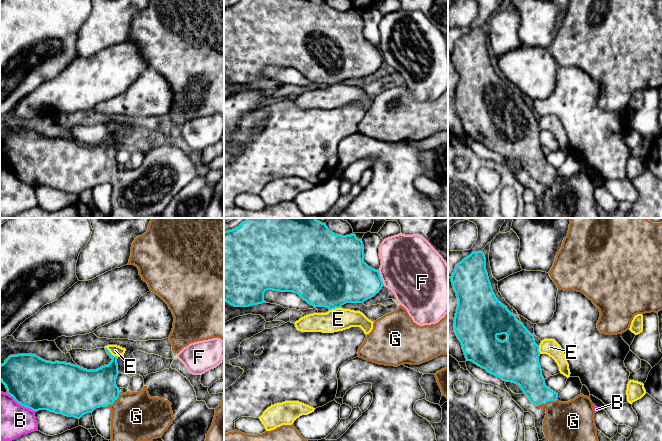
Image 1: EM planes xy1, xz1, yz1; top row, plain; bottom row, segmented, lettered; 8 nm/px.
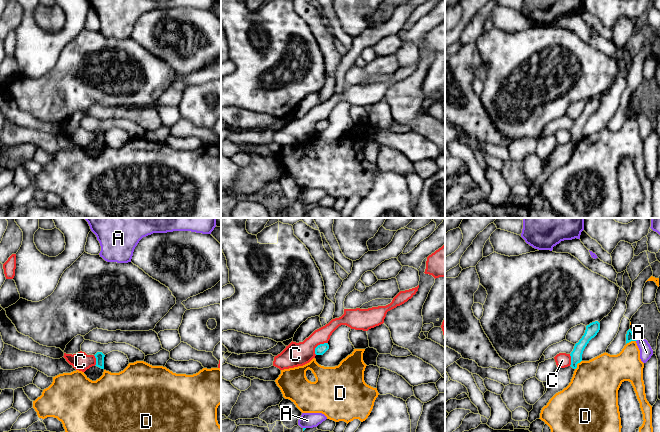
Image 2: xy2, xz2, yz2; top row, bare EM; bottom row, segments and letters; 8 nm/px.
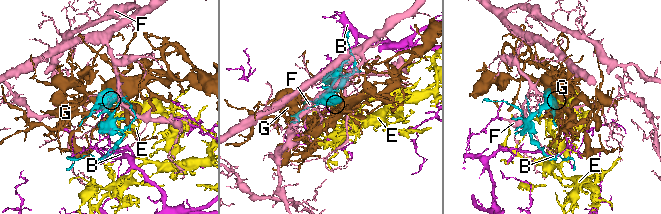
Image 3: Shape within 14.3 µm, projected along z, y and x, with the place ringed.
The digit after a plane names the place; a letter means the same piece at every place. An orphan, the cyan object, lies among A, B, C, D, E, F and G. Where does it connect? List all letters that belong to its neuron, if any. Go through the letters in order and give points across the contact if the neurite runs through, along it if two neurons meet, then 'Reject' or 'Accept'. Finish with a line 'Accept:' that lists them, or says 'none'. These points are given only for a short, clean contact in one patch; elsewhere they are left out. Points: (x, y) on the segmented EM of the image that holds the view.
A: Boundary: yz2 (638, 338), (636, 341). Reject
B: Reject
C: Boundary: xz2 (327, 342), (320, 343), (315, 348), (314, 353). Reject
D: Reject
E: Boundary: xy1 (105, 347), (117, 357). Reject
F: Reject
G: Path across: yz1 (529, 377), (534, 388), (546, 402), (564, 421). Accept
Accept: G

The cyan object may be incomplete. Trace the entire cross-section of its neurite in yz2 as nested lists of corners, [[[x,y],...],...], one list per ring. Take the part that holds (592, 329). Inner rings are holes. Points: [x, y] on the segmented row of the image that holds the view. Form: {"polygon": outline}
{"polygon": [[[598,321],[592,322],[586,326],[586,330],[582,338],[578,343],[575,344],[573,351],[571,352],[571,367],[573,369],[577,368],[577,364],[582,361],[582,354],[589,343],[589,341],[594,338],[600,330],[600,323]]]}

